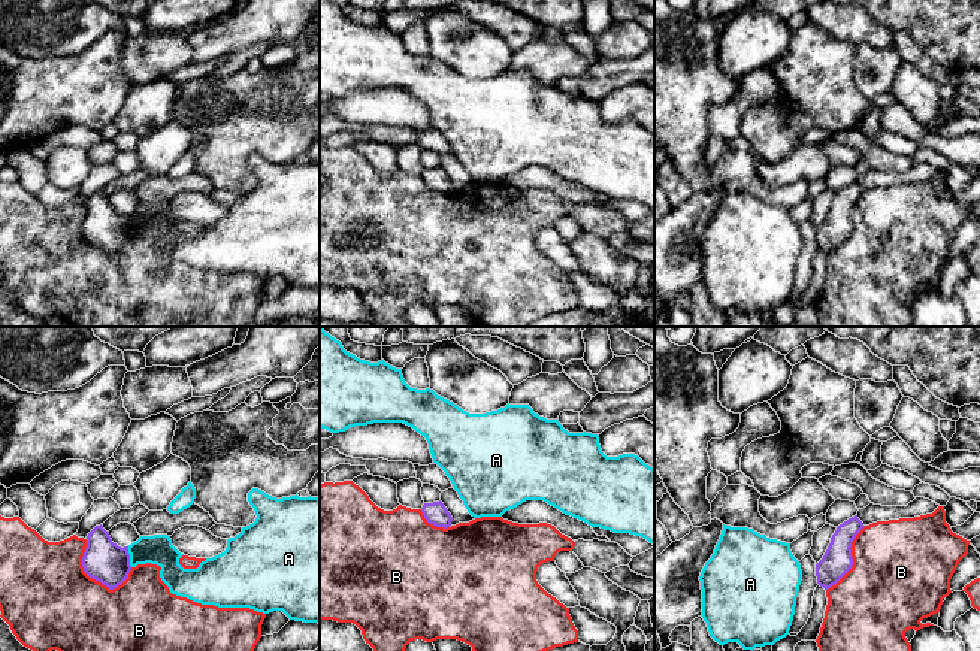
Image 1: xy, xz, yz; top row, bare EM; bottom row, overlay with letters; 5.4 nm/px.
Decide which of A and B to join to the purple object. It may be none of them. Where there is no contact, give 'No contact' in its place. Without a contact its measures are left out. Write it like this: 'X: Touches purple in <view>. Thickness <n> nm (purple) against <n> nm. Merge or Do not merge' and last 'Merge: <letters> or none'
A: Touches purple in xy. Thickness 220 nm (purple) against 160 nm. Do not merge
B: Touches purple in xy. Thickness 220 nm (purple) against 500 nm. Do not merge
Merge: none

